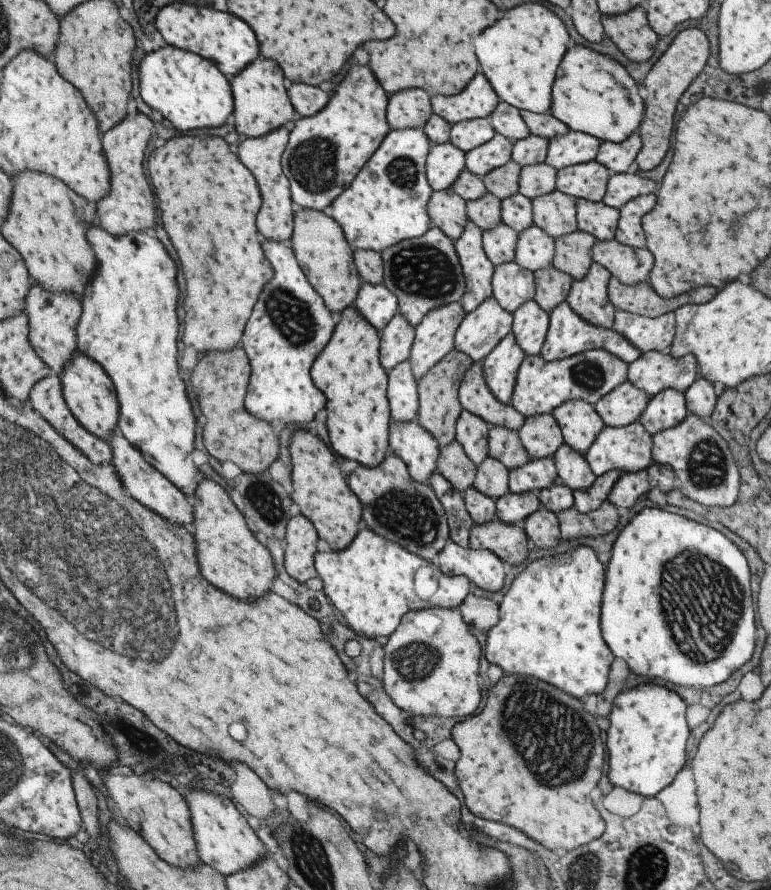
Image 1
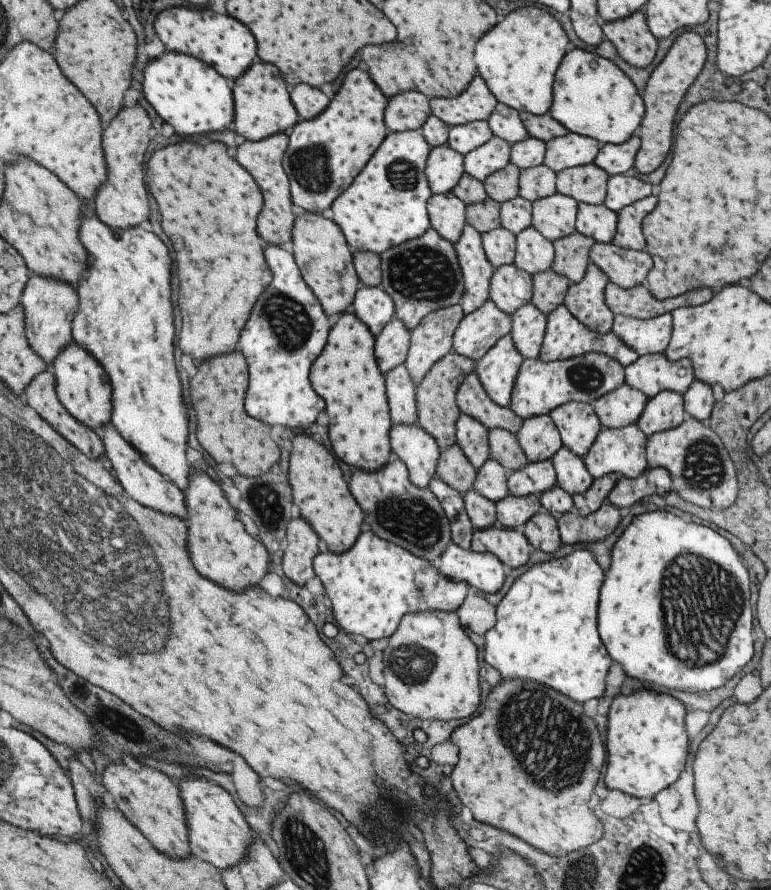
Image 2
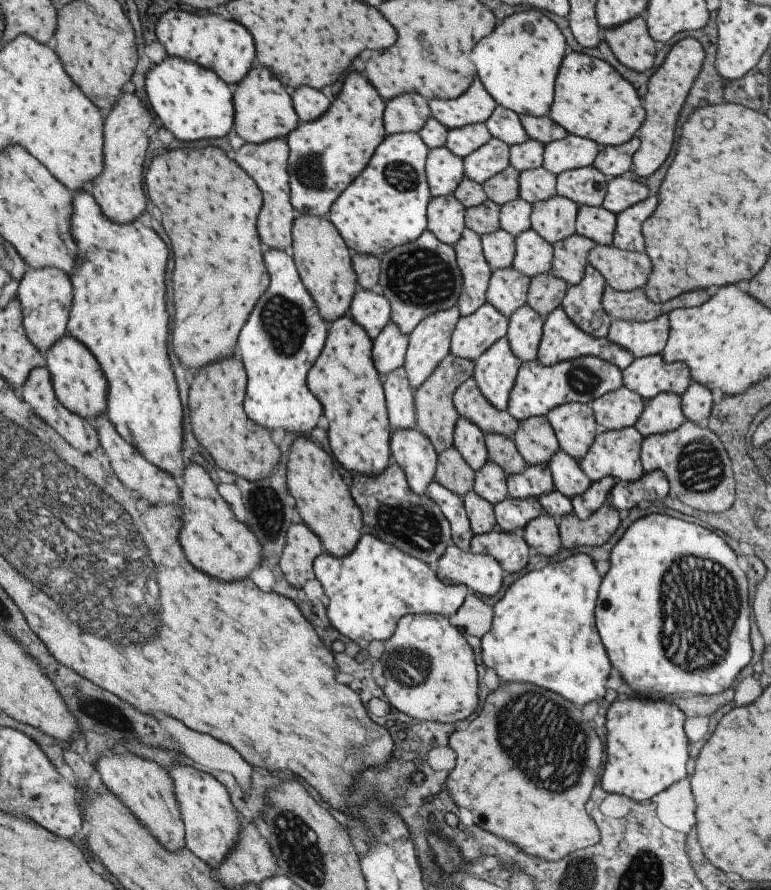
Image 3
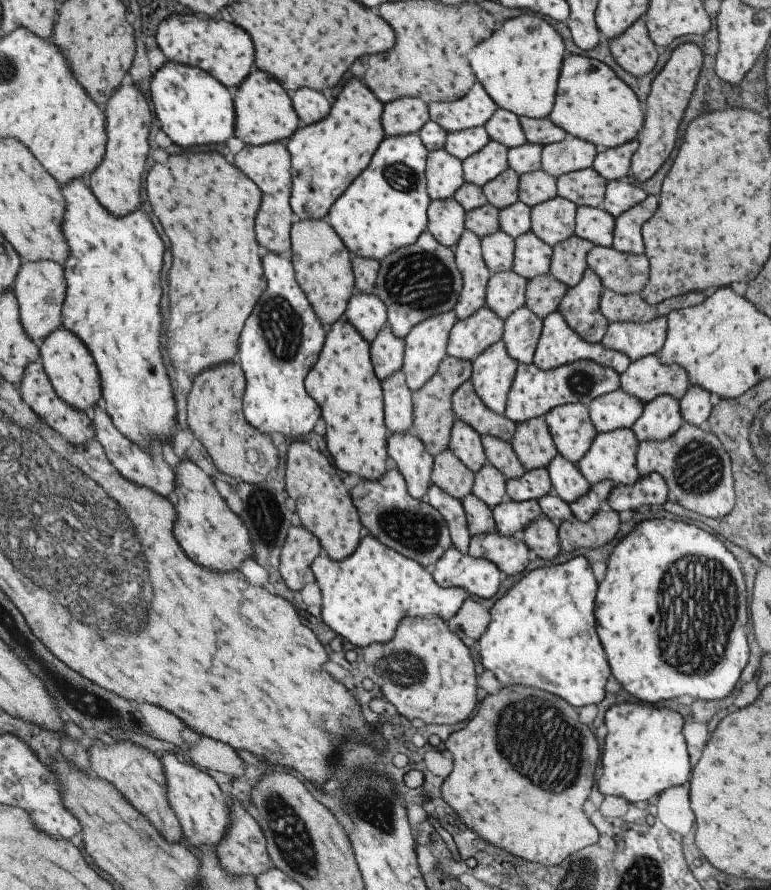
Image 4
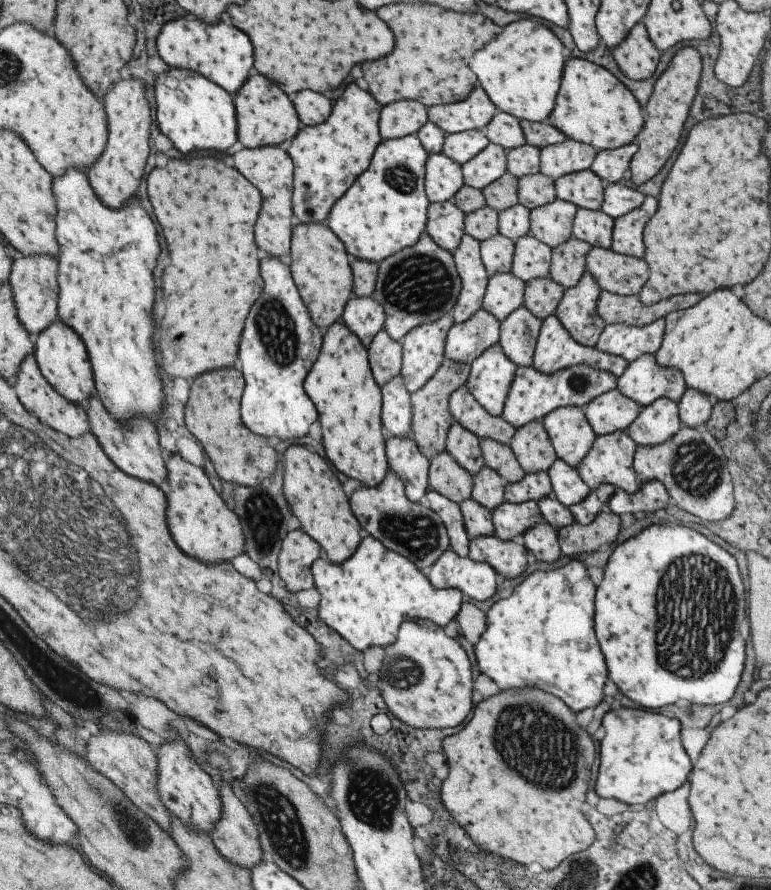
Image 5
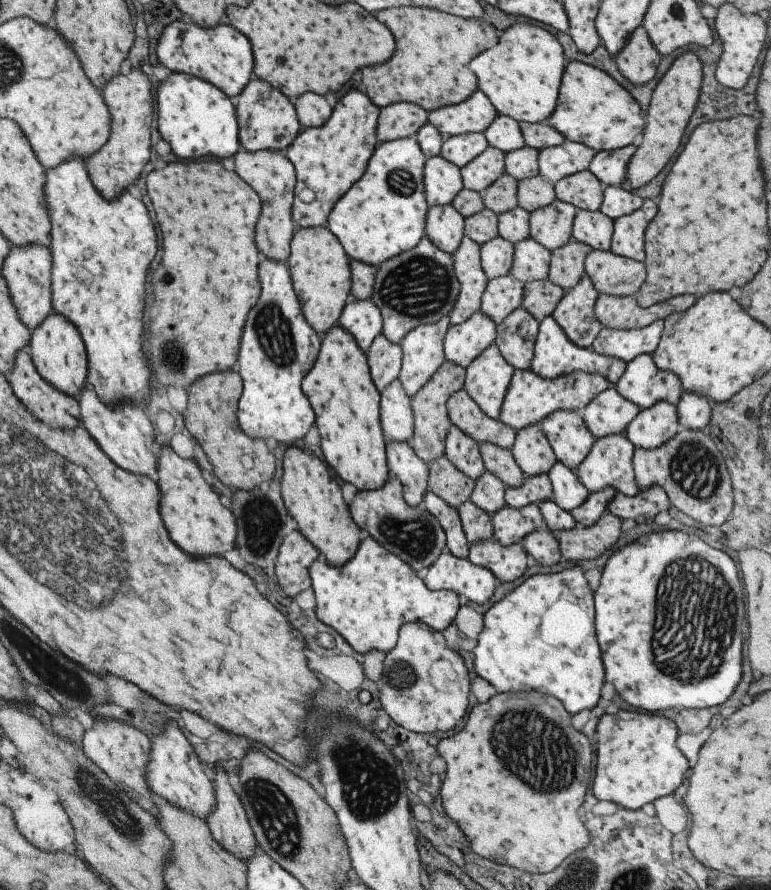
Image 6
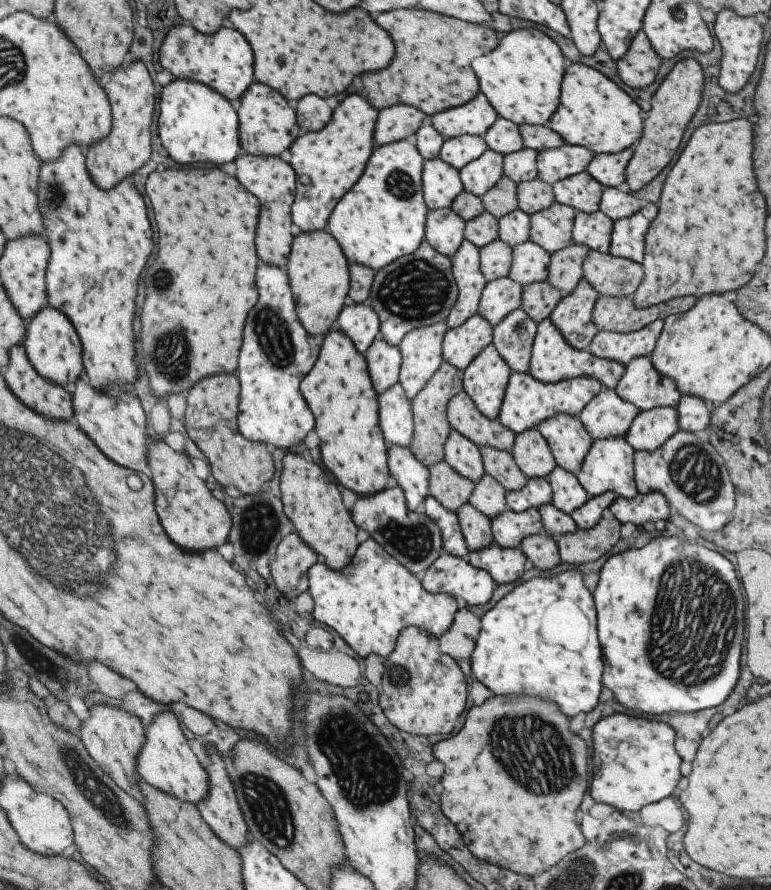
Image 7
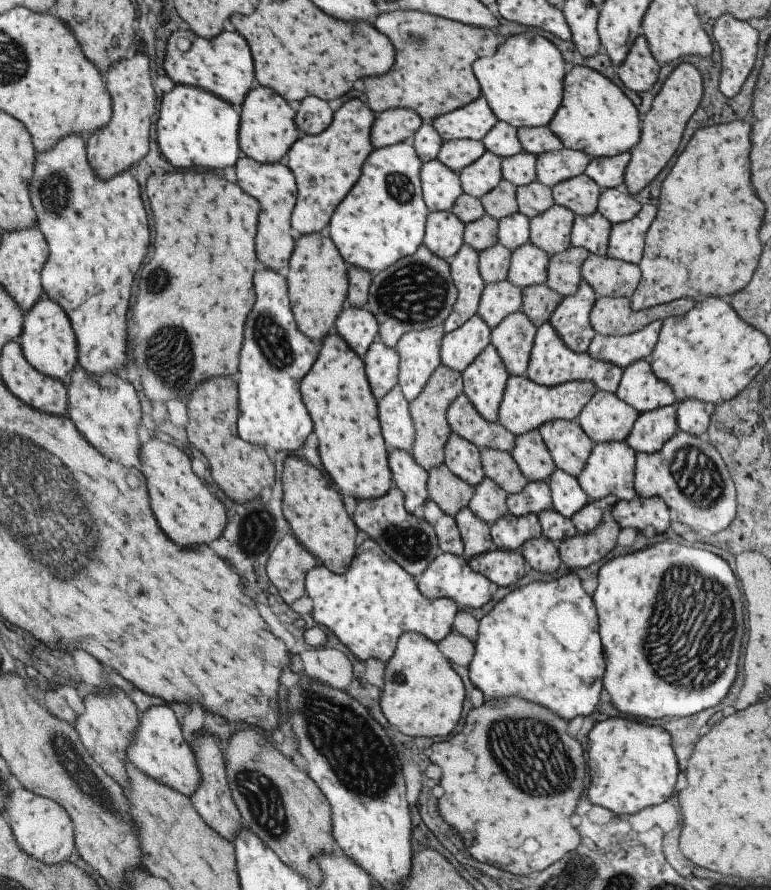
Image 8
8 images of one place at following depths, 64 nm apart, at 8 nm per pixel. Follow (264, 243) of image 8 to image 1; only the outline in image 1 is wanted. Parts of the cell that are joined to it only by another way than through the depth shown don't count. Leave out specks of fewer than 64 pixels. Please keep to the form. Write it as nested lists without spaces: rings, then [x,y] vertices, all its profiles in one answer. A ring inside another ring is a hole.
[[[281,126],[277,130],[271,130],[263,136],[257,138],[246,138],[239,144],[239,162],[253,174],[259,192],[261,192],[261,208],[257,212],[257,230],[263,234],[267,240],[275,242],[285,242],[292,234],[292,216],[295,207],[290,198],[289,183],[280,165],[280,156],[285,150],[289,132]]]

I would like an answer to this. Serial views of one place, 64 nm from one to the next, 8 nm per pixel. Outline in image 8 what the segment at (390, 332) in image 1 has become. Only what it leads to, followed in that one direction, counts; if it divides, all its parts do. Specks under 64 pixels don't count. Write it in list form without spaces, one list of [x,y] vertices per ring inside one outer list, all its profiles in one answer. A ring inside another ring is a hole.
[[[377,337],[362,356],[371,394],[378,401],[398,384],[399,358],[394,348],[387,348]]]

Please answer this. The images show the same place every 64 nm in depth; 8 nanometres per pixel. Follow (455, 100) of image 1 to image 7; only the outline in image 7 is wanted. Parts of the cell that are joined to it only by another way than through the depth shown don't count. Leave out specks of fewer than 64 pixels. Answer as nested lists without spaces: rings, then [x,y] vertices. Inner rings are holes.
[[[477,94],[466,104],[434,113],[426,121],[445,141],[464,135],[482,137],[497,118],[485,96]]]

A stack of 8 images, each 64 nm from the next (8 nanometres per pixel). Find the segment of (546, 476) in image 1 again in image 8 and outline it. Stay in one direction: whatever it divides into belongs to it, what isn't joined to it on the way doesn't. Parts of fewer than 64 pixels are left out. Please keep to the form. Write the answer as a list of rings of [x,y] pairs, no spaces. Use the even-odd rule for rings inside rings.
[[[546,481],[528,482],[521,492],[506,495],[508,514],[525,516],[539,514],[541,510],[552,508],[551,490]]]

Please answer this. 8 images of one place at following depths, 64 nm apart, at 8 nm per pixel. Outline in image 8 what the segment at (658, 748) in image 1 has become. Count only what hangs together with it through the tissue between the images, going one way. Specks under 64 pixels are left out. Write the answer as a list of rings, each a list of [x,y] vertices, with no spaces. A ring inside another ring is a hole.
[[[610,717],[596,722],[589,731],[589,752],[587,752],[587,768],[589,768],[589,788],[587,800],[592,805],[607,808],[617,816],[635,814],[645,806],[655,806],[665,802],[673,794],[675,778],[677,778],[677,764],[671,750],[671,737],[661,726],[647,726],[644,722],[637,722],[619,717]]]

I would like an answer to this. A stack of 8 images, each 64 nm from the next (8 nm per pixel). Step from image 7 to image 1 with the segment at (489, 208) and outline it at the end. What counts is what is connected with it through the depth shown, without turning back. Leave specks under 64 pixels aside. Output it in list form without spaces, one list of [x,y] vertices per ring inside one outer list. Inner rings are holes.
[[[509,159],[503,166],[489,170],[481,178],[486,190],[495,198],[503,200],[518,192],[520,166]]]

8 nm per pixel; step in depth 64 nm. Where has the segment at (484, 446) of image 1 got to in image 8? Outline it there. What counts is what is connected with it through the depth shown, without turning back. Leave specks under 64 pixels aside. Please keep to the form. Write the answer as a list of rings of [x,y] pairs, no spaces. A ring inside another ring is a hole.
[[[450,433],[445,443],[443,463],[469,486],[477,486],[485,477],[478,448],[455,433]]]

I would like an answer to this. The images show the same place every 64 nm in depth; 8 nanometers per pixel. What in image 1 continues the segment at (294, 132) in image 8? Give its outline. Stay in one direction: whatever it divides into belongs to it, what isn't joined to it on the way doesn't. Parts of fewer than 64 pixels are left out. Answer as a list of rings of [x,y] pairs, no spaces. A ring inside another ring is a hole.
[[[260,55],[231,78],[229,84],[233,97],[233,126],[238,135],[257,138],[285,126],[293,118],[294,110],[283,86],[283,78],[281,68],[273,60]]]

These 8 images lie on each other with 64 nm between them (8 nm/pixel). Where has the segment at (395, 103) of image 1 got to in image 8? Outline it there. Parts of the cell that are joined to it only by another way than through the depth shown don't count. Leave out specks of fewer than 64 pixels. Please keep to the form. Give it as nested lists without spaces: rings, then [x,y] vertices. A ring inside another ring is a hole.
[[[393,108],[376,113],[369,140],[373,149],[410,141],[423,120],[413,110]]]

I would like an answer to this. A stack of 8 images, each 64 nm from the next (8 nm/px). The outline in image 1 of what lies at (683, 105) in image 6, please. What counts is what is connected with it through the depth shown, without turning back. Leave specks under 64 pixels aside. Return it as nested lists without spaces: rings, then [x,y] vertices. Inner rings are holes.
[[[686,26],[678,31],[669,43],[667,50],[649,68],[642,82],[647,96],[644,100],[644,113],[636,133],[641,139],[641,148],[634,160],[641,172],[655,168],[671,150],[672,133],[675,125],[674,112],[680,96],[691,81],[703,70],[709,56],[709,42],[703,31],[695,26]]]

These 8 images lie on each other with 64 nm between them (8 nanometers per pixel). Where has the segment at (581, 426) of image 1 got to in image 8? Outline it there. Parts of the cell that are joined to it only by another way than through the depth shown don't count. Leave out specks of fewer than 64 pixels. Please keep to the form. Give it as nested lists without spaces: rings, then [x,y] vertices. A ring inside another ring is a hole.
[[[552,420],[537,429],[556,468],[576,477],[593,444],[576,420]]]

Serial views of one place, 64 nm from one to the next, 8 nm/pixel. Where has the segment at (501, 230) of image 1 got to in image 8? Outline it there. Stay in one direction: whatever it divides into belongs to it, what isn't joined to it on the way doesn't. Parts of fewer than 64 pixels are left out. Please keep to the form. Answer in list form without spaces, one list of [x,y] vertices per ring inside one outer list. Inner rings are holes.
[[[497,242],[478,252],[478,271],[485,285],[506,279],[510,253]]]

